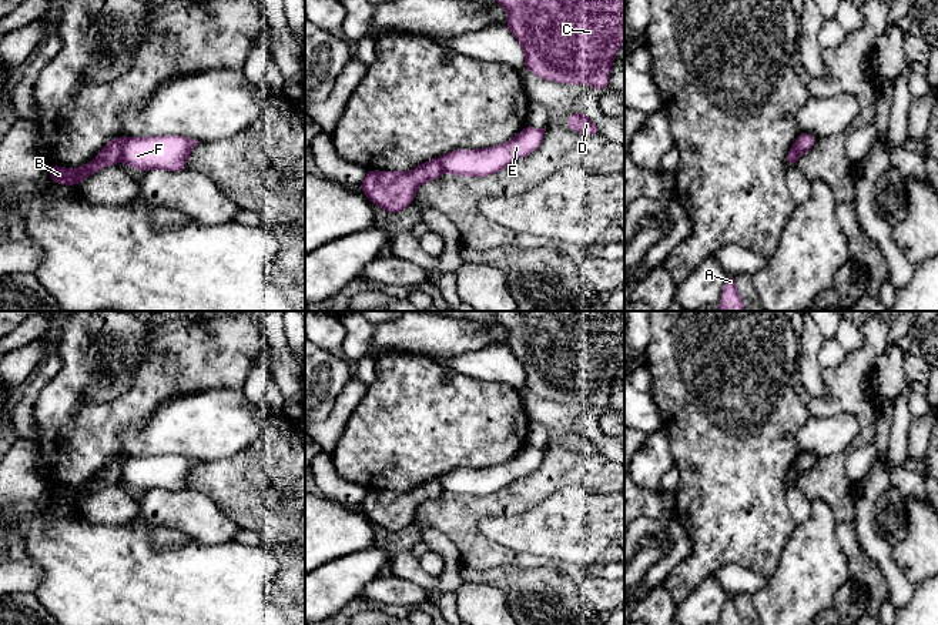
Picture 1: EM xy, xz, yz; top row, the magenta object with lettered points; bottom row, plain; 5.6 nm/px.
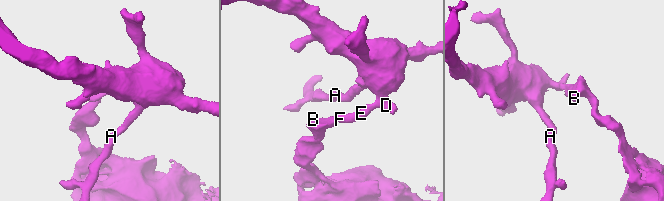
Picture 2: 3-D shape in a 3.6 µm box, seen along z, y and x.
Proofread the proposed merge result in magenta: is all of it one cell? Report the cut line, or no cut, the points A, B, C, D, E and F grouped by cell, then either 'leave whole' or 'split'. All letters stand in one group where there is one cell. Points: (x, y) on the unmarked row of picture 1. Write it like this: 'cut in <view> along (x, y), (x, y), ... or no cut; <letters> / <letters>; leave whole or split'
cut in xy along (126, 458), (119, 478); A C D E F / B; split

